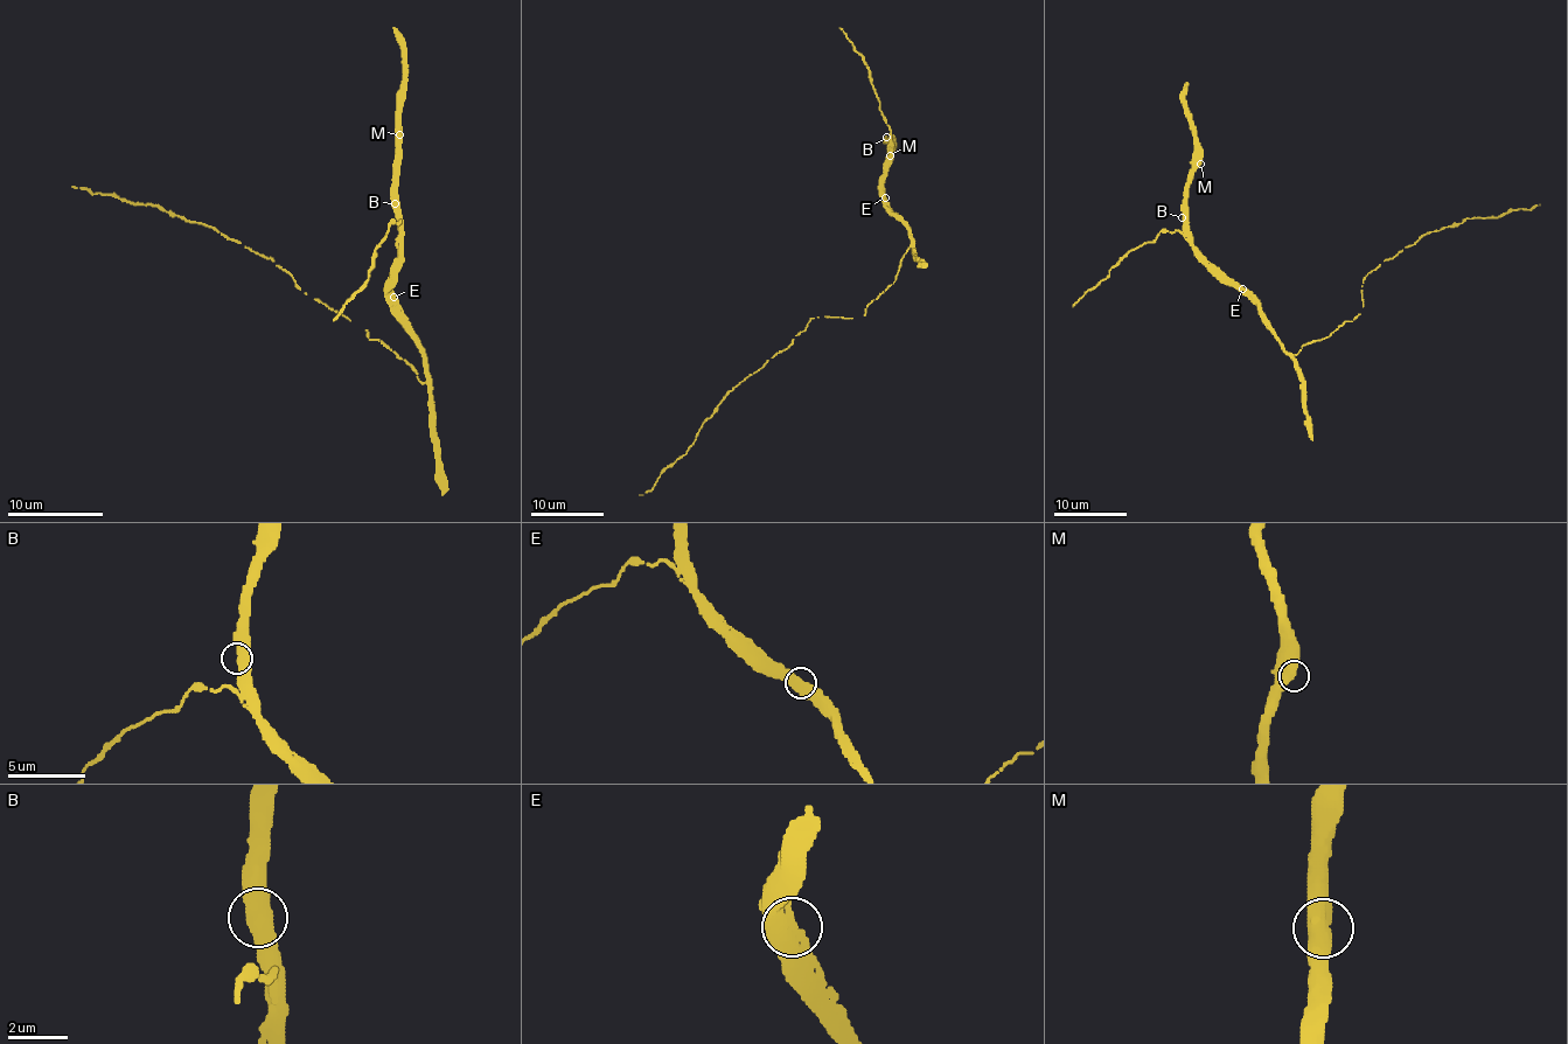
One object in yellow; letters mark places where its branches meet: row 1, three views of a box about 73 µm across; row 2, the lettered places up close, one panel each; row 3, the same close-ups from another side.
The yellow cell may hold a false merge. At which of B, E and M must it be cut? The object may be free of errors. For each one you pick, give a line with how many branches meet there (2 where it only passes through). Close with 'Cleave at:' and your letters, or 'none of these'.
Cleave at: none of these

